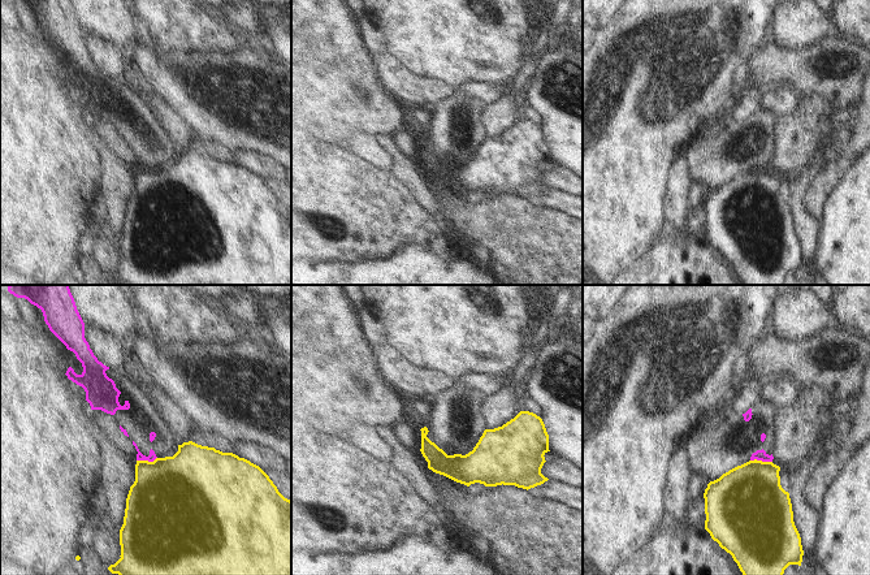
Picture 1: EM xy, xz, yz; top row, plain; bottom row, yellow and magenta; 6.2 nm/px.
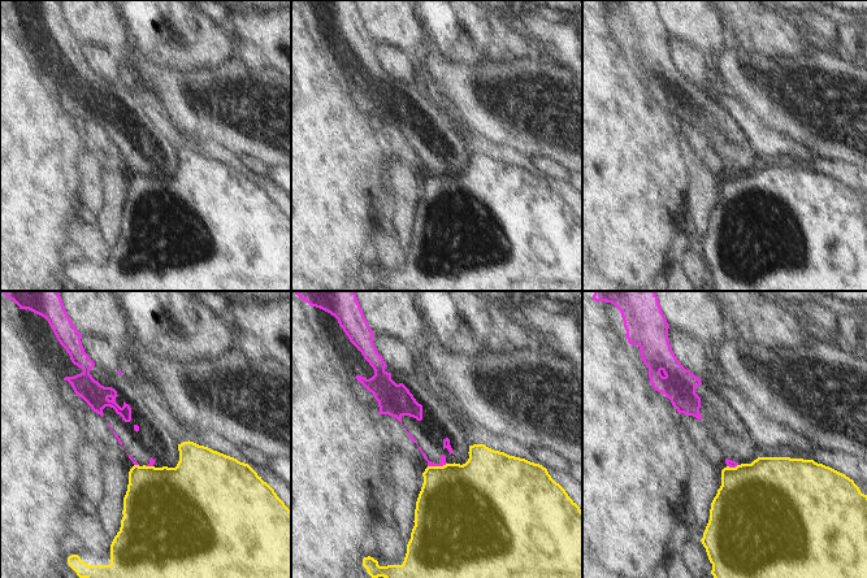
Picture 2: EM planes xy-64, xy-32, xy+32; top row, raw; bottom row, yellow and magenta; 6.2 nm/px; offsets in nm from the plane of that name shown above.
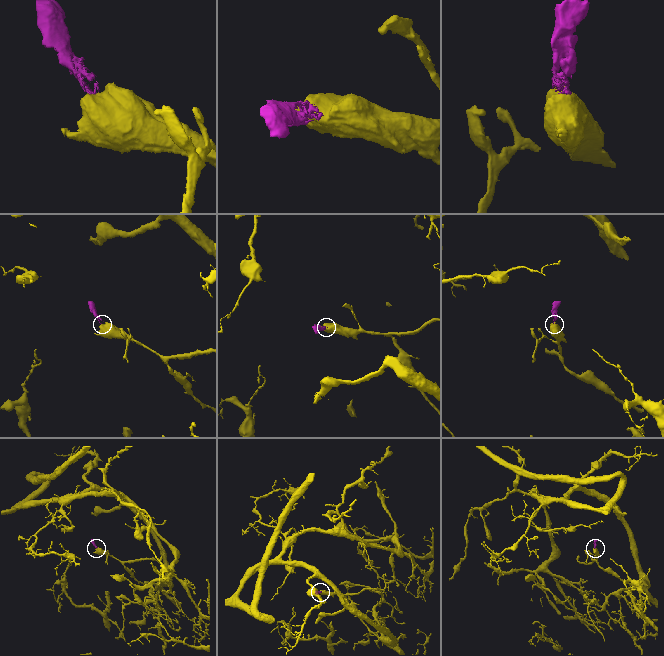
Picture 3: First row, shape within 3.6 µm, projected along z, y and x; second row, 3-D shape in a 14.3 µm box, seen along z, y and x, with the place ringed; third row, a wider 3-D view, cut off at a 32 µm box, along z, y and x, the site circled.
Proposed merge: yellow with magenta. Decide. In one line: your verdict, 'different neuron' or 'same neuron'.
different neuron

